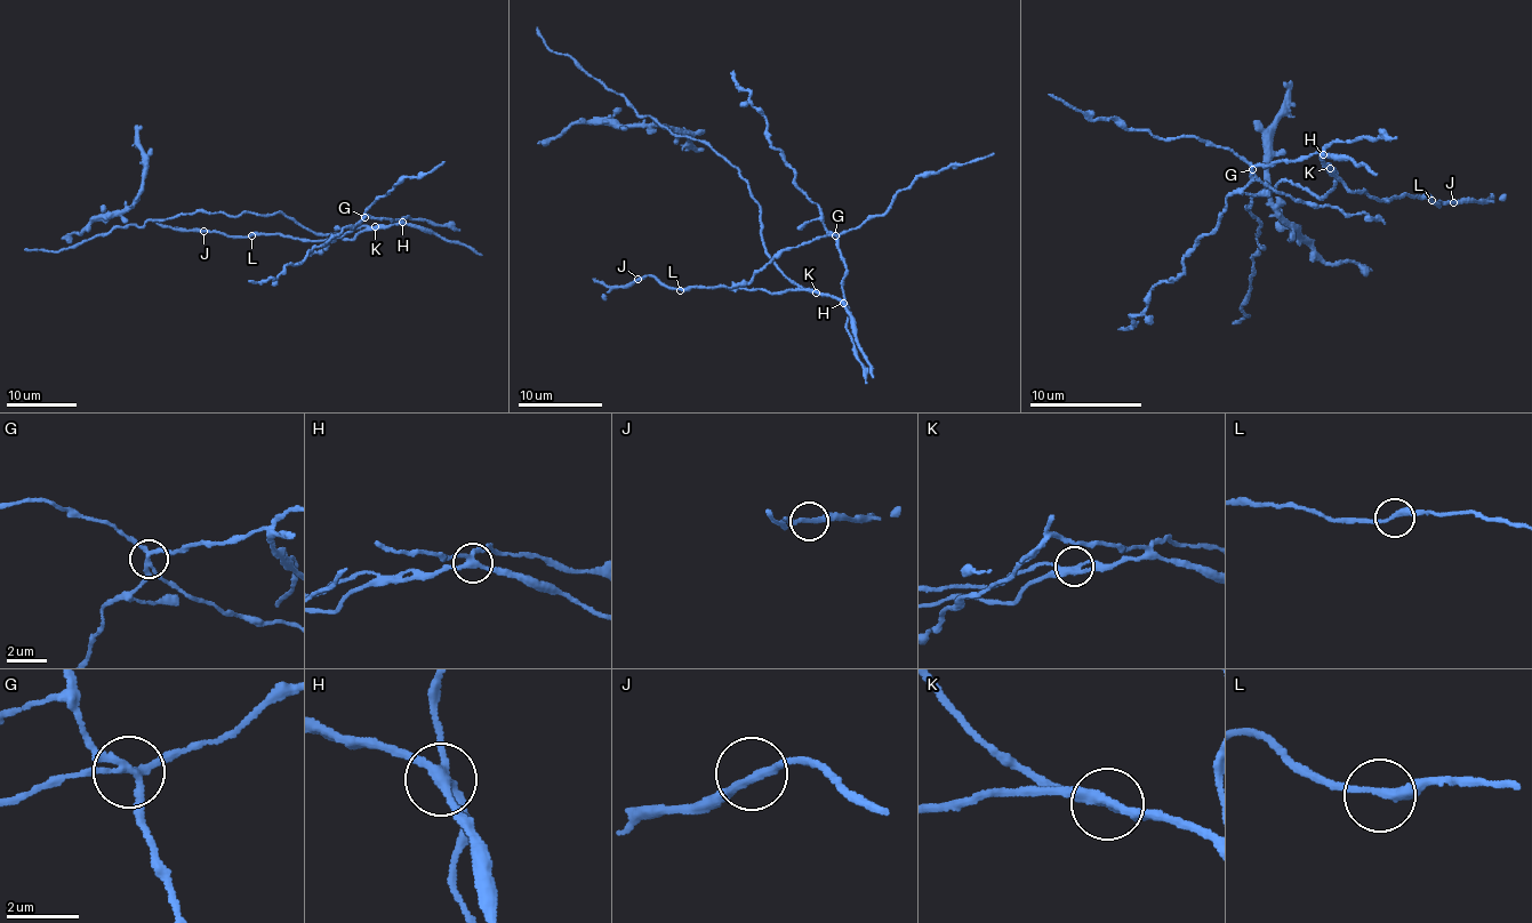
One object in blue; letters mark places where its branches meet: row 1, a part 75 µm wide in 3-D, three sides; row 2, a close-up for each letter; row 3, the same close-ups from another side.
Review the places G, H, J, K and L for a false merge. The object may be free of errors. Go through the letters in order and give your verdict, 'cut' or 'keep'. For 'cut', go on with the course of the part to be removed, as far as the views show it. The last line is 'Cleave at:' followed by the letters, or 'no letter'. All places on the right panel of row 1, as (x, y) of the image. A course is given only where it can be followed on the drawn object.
G: cut | (1253, 170), (1227, 149), (1200, 139), (1158, 138), (1085, 114), (1049, 95)
H: keep
J: keep
K: keep
L: keep
Cleave at: G

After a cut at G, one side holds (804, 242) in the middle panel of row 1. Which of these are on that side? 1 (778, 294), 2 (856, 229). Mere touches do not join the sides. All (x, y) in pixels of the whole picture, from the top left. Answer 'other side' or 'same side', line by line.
1: other side
2: same side

